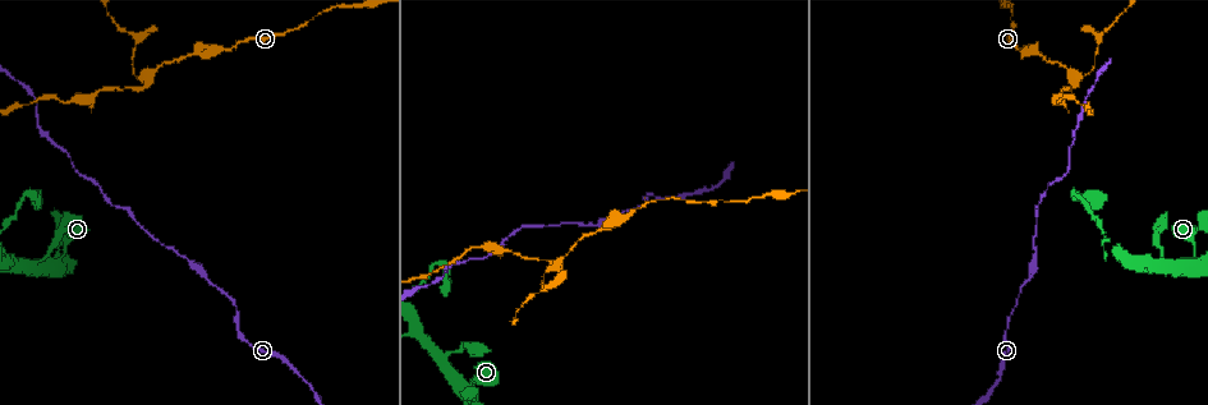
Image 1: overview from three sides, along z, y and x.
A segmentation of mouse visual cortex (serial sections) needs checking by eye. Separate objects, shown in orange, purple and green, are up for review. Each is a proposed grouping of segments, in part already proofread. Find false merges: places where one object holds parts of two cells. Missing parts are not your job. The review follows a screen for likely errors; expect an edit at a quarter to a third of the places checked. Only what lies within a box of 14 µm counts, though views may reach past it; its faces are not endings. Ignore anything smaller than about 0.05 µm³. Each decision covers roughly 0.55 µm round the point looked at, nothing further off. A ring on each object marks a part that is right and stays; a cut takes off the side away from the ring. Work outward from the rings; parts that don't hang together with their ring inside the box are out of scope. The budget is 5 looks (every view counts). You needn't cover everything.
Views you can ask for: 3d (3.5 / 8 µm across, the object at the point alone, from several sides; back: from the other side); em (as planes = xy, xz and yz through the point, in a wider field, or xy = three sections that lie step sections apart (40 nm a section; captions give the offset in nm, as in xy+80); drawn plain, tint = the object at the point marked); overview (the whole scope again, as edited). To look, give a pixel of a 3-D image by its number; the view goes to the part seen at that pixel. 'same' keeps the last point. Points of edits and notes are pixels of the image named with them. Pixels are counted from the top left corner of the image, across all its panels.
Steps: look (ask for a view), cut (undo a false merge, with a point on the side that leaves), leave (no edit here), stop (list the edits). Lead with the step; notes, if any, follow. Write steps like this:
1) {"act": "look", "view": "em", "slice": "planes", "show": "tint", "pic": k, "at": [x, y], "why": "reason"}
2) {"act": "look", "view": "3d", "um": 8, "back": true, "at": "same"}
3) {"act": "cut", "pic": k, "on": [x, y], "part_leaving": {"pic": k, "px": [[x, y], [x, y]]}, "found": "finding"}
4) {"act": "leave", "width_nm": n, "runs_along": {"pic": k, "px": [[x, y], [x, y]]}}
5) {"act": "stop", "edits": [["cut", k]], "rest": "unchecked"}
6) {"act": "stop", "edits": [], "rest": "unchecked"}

{"act": "look", "view": "3d", "um": 3.5, "pic": 1, "at": [138, 42]}

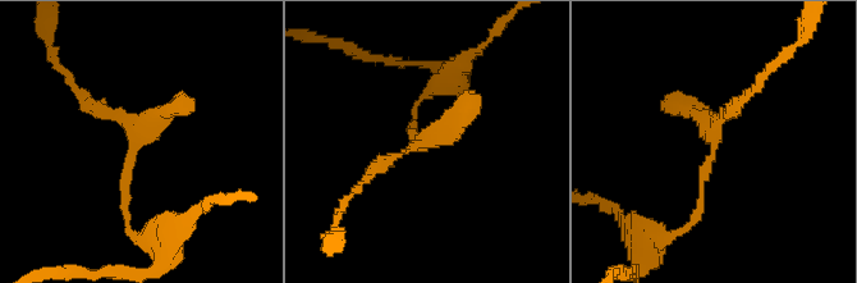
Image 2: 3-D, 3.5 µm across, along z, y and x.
{"act": "look", "view": "em", "slice": "xy", "step": 1, "show": "tint", "pic": 2, "at": [135, 135], "why": "shape alone is not enough"}

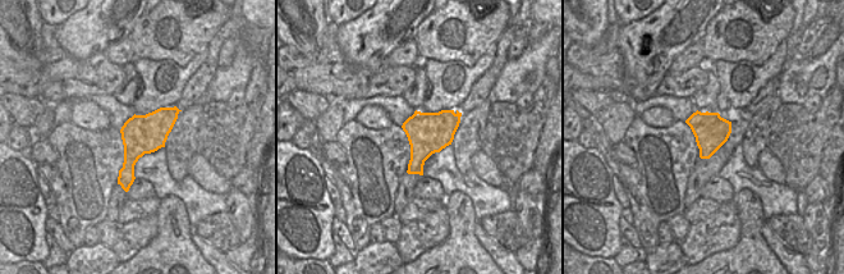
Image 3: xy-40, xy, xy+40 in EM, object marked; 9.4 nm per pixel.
{"act": "leave", "runs_along": {"pic": 2, "px": [[129, 218], [133, 136], [188, 112]]}, "found": "one cell here"}

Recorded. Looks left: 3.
{"act": "look", "view": "3d", "um": 3.5, "pic": 1, "at": [1084, 100]}

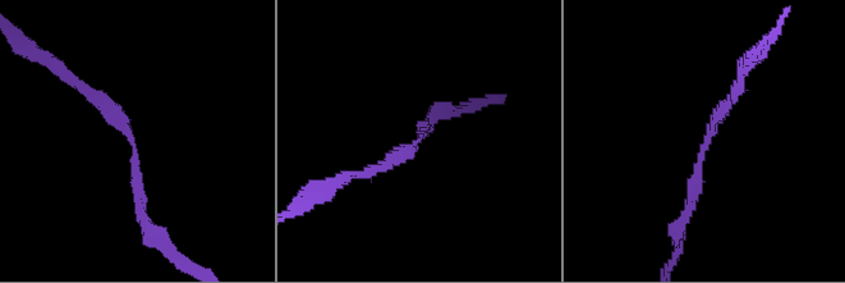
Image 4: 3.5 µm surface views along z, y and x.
{"act": "look", "view": "em", "slice": "xy", "step": 1, "show": "tint", "pic": 4, "at": [135, 146], "arm_widths_nm": [150, 200], "why": "now the EM"}

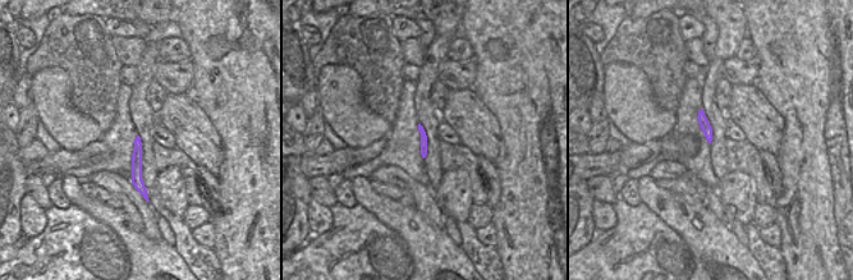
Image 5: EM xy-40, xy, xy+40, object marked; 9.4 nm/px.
{"act": "leave", "runs_along": {"pic": 4, "px": [[145, 222], [125, 123], [82, 88]]}, "found": "one cell here"}

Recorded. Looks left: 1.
{"act": "stop", "edits": [], "rest": "unchecked"}

